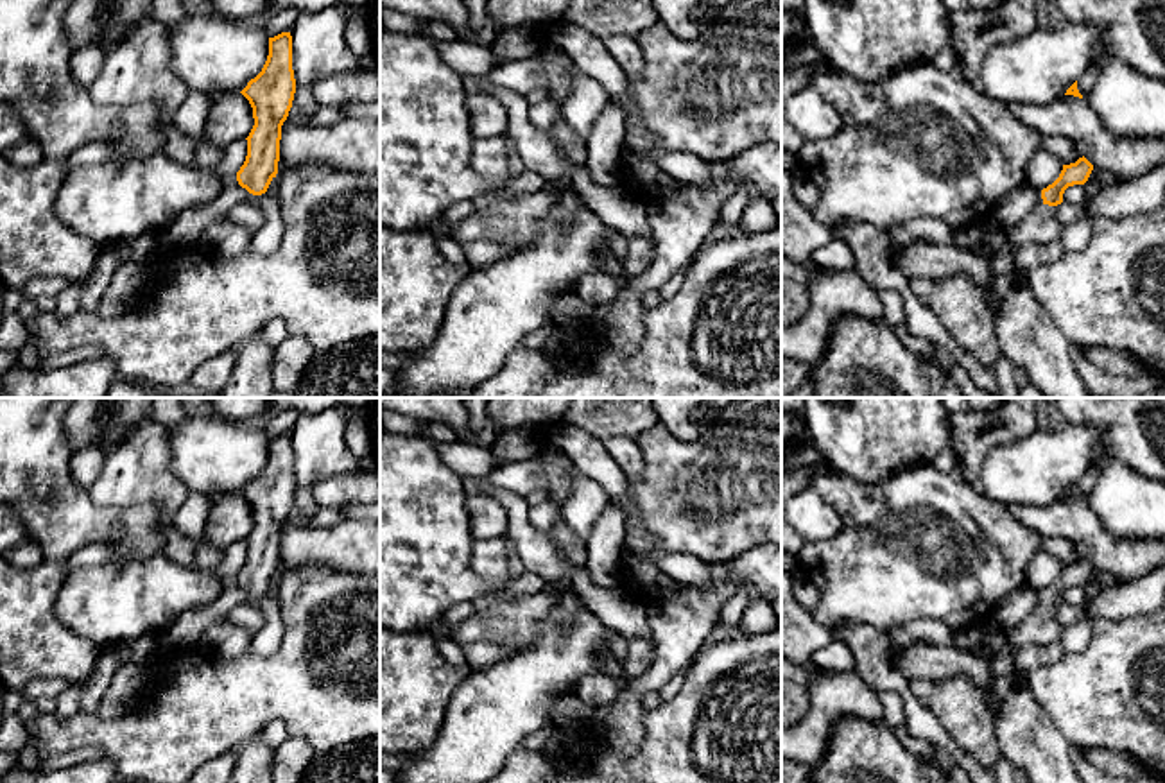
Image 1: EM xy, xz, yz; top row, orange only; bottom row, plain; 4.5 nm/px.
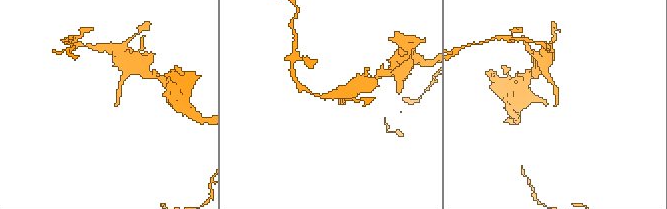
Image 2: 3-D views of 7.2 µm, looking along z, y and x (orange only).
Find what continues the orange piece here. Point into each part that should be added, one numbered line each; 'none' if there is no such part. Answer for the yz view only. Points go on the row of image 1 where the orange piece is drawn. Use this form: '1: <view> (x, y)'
1: yz (1027, 335)

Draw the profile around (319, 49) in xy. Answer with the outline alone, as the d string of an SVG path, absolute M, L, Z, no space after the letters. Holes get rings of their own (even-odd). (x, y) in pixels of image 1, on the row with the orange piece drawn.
M332 5L299 14L290 30L296 86L310 90L330 73L355 70L357 56L346 47L346 29L358 20L367 20L367 9Z

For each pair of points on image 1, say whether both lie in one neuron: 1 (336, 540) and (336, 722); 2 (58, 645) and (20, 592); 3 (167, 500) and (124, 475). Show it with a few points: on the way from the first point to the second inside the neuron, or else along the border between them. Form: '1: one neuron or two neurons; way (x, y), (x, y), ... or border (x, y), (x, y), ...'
1: two neurons; border (293, 570), (328, 565), (361, 576)
2: one neuron; way (45, 633), (22, 604)
3: one neuron; way (156, 490), (142, 475), (135, 475)

